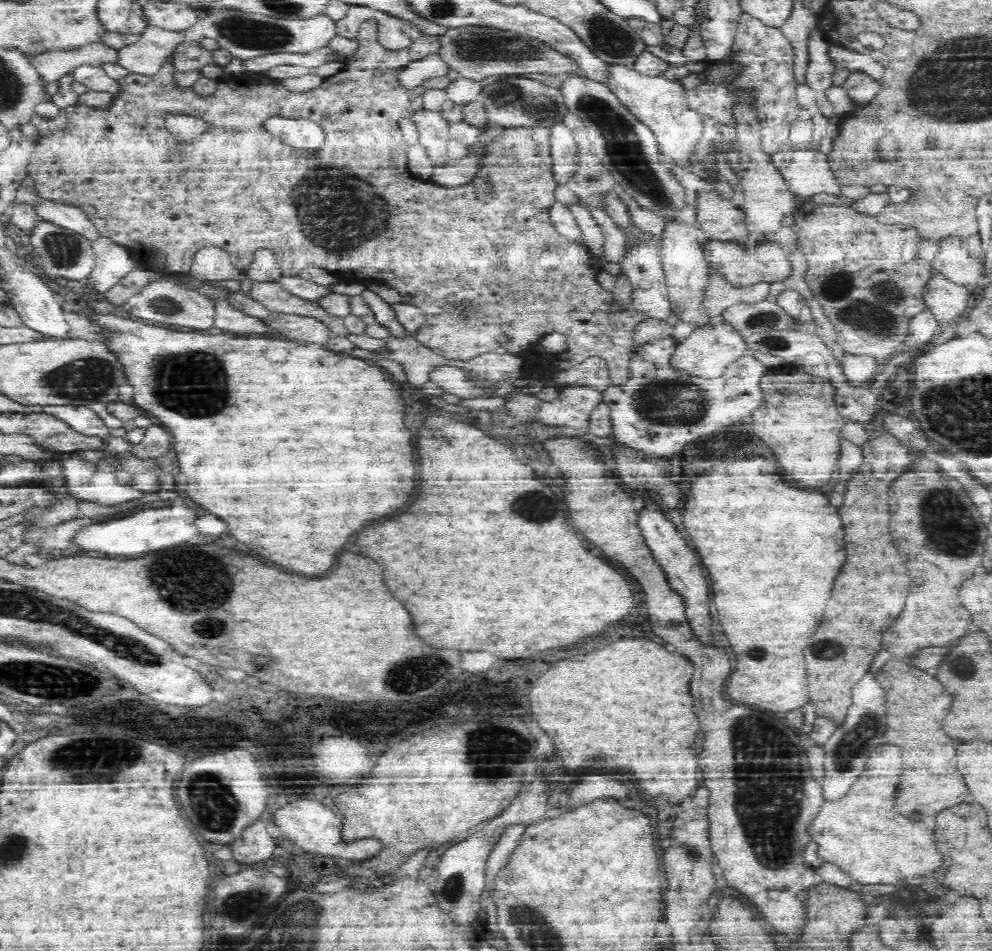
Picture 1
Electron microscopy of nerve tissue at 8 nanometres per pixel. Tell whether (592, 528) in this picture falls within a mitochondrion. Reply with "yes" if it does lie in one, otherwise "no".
no

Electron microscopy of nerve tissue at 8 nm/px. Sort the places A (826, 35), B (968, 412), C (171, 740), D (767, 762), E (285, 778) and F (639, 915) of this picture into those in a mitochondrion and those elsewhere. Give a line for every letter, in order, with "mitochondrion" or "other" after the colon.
A: other
B: mitochondrion
C: other
D: mitochondrion
E: other
F: other

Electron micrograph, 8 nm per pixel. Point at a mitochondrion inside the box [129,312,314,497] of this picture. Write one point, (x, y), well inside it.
(169, 375)

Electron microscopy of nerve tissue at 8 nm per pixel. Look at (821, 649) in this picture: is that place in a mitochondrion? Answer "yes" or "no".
yes

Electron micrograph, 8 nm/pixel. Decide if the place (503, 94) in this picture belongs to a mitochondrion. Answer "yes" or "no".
yes

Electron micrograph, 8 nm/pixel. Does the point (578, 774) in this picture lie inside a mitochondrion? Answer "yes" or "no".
no

